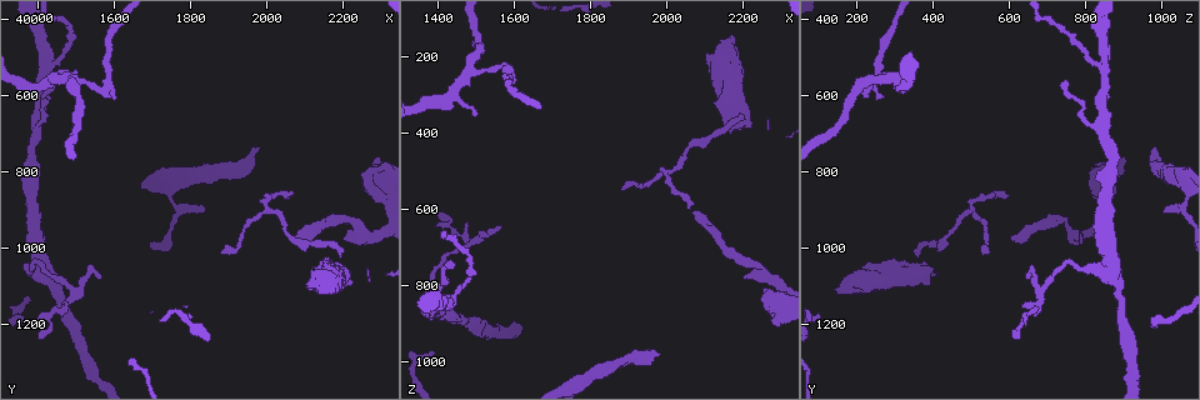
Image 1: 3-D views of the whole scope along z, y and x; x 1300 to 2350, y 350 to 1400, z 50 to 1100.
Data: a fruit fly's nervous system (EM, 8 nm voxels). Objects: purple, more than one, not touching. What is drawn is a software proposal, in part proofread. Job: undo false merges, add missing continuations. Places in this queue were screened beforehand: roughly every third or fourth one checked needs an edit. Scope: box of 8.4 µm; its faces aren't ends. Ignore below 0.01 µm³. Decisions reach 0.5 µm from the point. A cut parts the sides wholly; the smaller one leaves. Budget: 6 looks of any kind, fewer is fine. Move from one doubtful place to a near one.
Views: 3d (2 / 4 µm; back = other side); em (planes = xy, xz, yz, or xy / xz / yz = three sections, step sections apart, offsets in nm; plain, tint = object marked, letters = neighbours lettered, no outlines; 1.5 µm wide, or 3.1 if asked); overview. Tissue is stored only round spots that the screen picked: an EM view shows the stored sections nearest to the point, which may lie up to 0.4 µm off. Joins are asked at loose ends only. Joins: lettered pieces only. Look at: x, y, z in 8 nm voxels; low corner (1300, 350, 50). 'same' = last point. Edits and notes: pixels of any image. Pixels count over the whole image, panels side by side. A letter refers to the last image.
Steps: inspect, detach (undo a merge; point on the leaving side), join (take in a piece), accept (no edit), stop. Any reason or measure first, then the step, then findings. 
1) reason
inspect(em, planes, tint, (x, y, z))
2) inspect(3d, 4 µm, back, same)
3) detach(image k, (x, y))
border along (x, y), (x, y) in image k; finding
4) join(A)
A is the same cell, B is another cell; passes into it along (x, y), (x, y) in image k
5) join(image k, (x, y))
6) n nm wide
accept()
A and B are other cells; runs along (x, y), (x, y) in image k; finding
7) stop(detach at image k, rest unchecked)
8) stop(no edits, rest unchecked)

abrupt turn
inspect(em, planes, letters, (1495, 1115, 680))

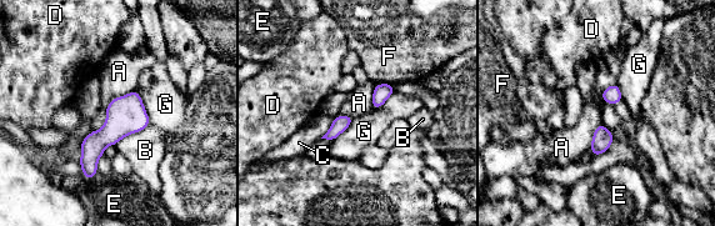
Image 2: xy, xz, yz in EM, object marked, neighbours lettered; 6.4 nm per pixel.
accept()
A, B, C, D, E, F and G are other cells; all the same neuron

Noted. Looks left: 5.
thin end
inspect(em, planes, plain, (1435, 570, 750))

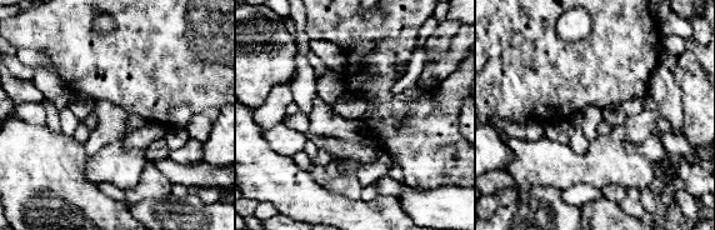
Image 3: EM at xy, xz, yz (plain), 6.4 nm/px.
see the neighbours
inspect(em, planes, letters, same)

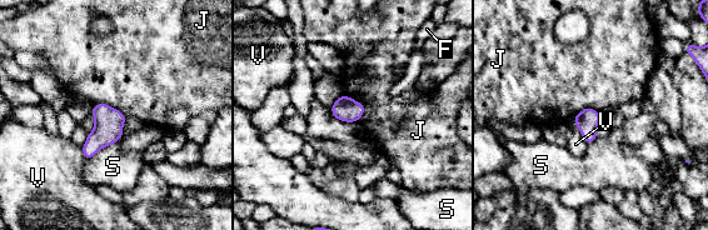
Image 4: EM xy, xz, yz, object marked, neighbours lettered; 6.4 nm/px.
accept()
F, J, S and V are other cells; border along (343, 94), (364, 106), (357, 121) in image 4; none of them fits

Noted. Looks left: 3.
free end
inspect(3d, 4 µm, (1975, 730, 980))

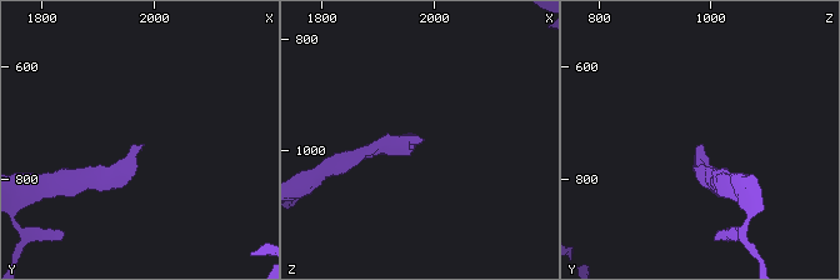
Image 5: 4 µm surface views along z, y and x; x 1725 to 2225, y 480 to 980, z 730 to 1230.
shape alone is not enough
inspect(em, xy, step 4, plain, (1985, 740, 980))

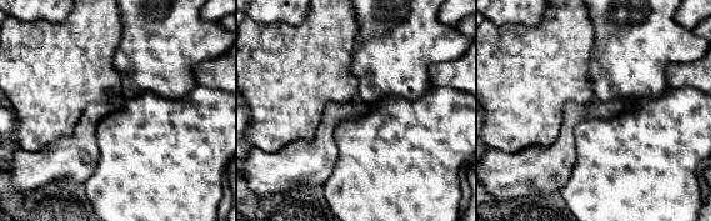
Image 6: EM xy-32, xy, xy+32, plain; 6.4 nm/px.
inspect(em, xy, step 4, letters, same)

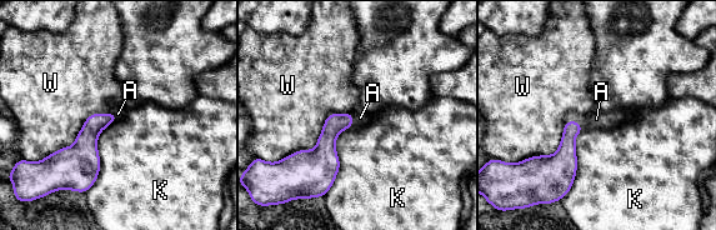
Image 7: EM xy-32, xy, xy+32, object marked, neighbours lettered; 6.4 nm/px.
join(A)
A is the same cell, K and W are other cells; passes into it along (565, 159), (575, 121), (596, 119) in image 7; it goes on there

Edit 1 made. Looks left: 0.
stop(join at image 7, rest unchecked)

